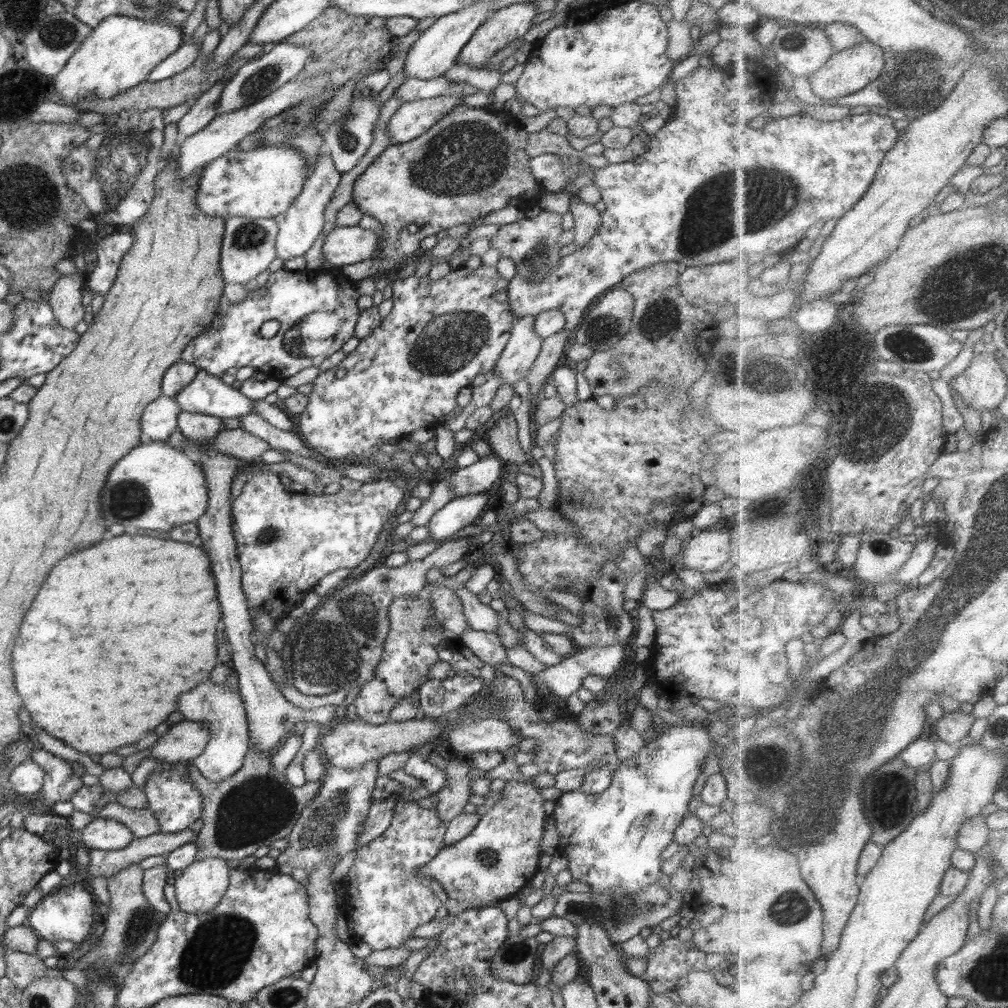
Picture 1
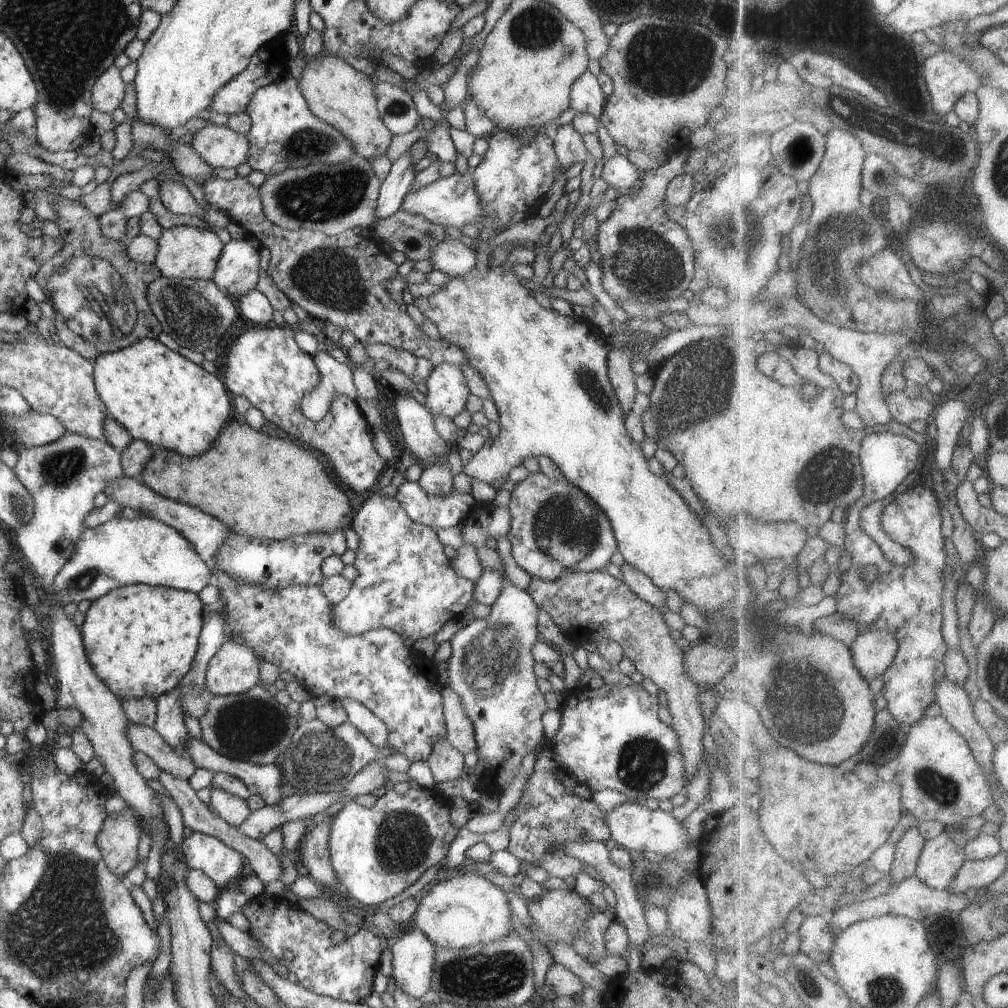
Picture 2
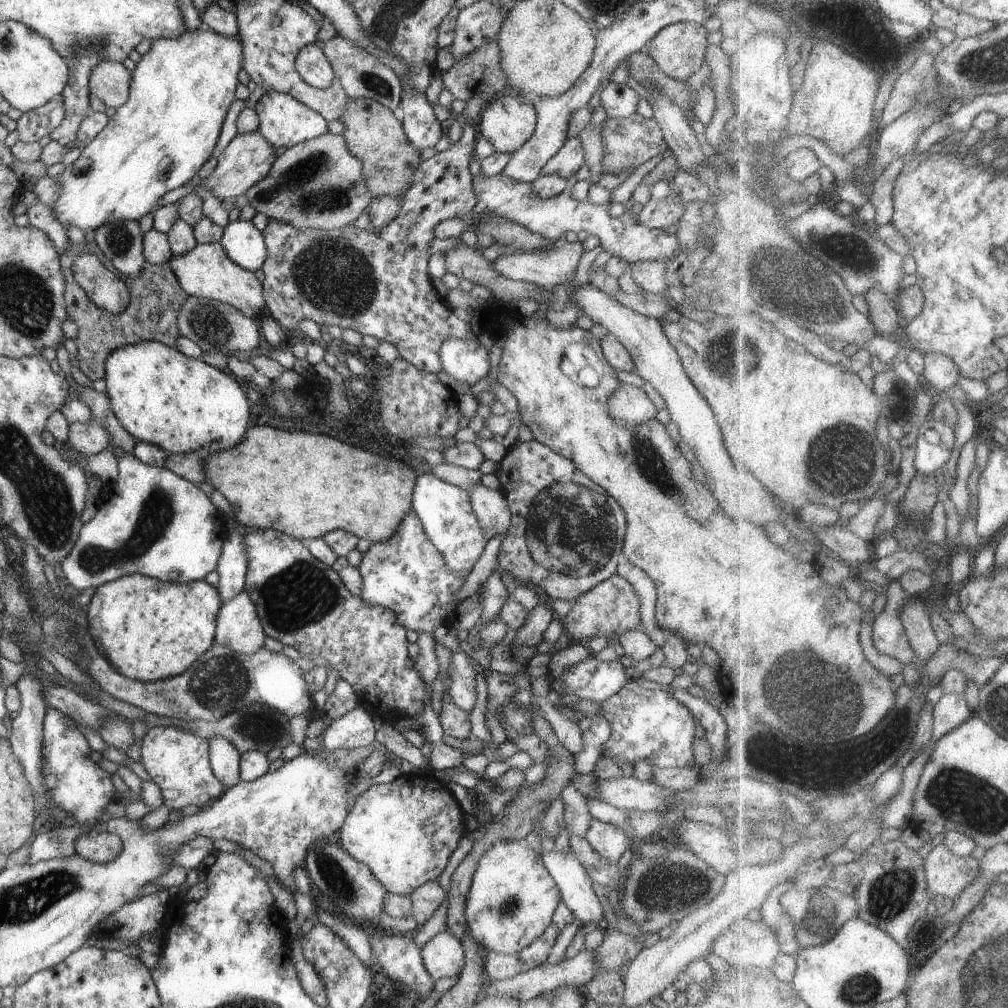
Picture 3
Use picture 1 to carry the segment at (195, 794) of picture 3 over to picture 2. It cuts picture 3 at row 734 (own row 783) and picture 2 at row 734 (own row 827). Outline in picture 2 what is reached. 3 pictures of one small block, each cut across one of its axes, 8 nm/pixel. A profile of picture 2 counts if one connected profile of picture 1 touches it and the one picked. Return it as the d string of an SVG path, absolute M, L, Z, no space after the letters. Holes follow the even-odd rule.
M176 690L161 694L155 701L156 720L153 727L180 756L185 756L188 748L184 748L184 744L189 735L182 719L183 708Z

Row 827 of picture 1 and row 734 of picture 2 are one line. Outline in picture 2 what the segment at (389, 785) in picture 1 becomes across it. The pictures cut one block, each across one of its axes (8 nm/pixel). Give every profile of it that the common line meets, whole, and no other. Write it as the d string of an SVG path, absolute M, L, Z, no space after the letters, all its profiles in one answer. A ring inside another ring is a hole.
M342 698L340 704L345 710L348 723L353 724L374 746L386 747L388 728L380 718L376 718L369 708L352 698Z

